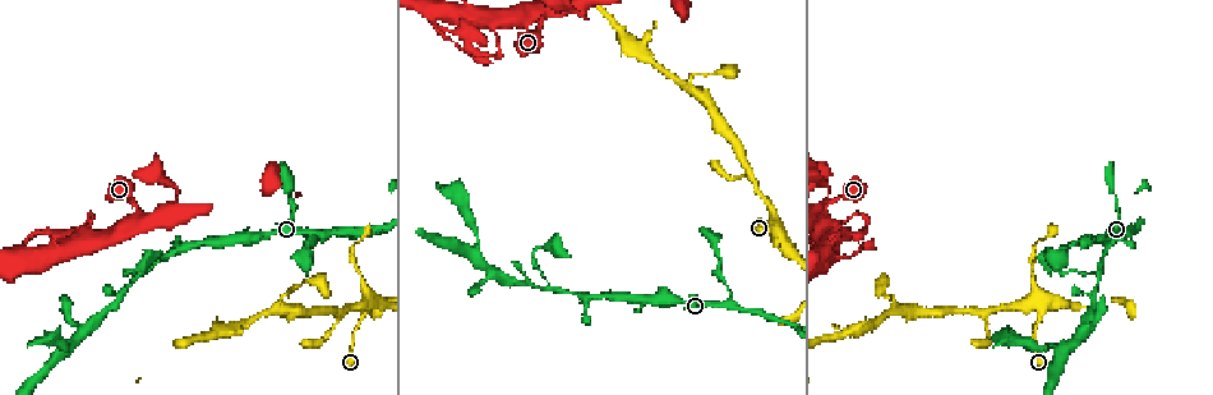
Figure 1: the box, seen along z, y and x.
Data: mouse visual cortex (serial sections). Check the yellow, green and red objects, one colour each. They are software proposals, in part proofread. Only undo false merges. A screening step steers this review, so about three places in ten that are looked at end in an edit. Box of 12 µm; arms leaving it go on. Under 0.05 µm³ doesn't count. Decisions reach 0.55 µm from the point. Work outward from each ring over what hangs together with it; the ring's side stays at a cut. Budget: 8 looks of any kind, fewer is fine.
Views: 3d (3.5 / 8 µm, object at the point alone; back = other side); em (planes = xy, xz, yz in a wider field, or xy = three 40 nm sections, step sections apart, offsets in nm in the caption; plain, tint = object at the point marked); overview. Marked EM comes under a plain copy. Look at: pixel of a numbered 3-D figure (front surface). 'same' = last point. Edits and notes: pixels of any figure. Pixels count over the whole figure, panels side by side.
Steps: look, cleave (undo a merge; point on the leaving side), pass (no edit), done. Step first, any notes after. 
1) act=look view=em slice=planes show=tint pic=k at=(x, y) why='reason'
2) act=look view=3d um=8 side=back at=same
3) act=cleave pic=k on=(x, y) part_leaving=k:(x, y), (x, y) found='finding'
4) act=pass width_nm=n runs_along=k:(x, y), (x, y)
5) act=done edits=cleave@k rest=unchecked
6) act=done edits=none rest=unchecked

act=look view=3d um=3.5 side=back pic=1 at=(320, 234) why='thin neck'

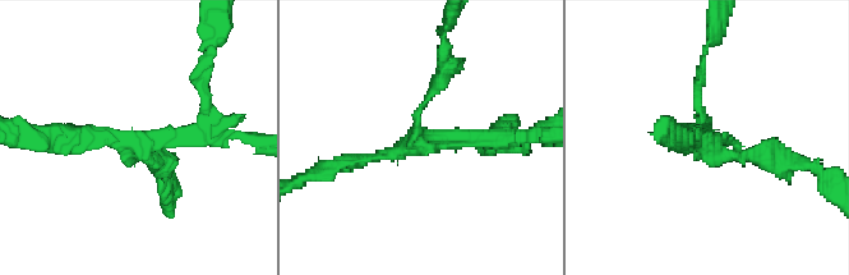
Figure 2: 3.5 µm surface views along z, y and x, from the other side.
act=look view=em slice=xy step=5 show=tint pic=2 at=(135, 139) arms=3 arm_widths_nm=150,150,200 why='shape alone is not enough'

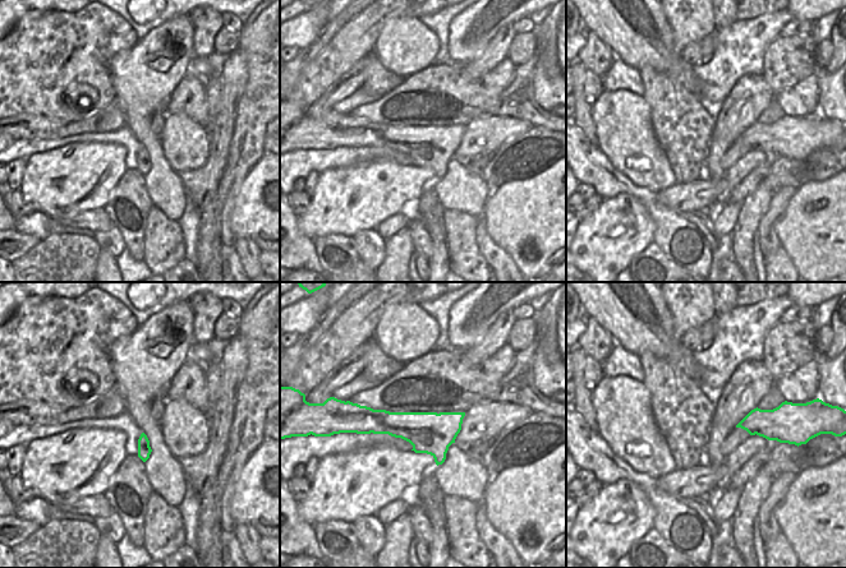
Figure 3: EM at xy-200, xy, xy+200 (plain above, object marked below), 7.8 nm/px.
act=pass runs_along=2:(504, 145), (418, 138), (418, 111), (446, 73) found='one cell here'

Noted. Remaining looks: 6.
act=look view=3d um=3.5 pic=1 at=(1043, 308) why='arms part here'

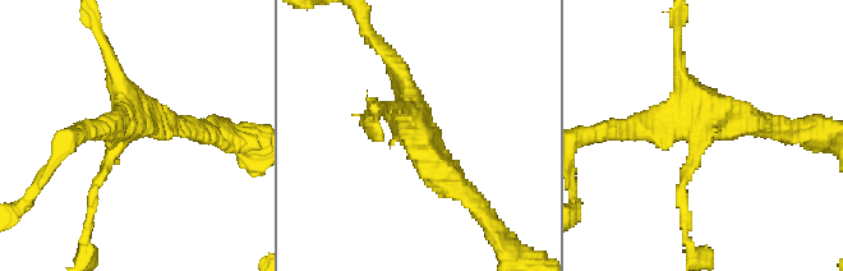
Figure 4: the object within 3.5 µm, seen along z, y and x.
act=look view=em slice=xy step=5 show=tint pic=4 at=(700, 137) why='shape alone is not enough'

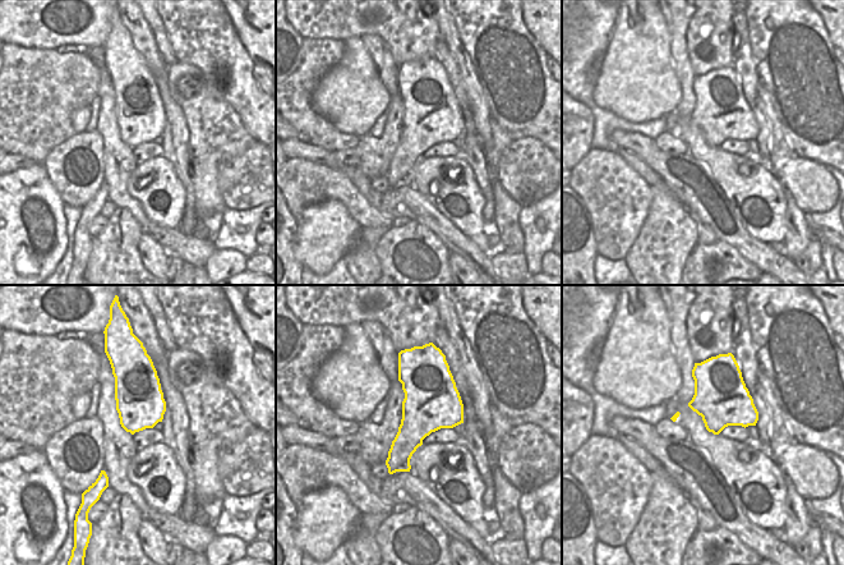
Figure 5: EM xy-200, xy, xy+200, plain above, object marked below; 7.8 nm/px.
act=pass runs_along=4:(683, 205), (700, 134), (629, 131) found='all the same cell'

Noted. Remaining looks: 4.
act=look view=3d um=3.5 pic=1 at=(177, 197) why='a narrow waist'

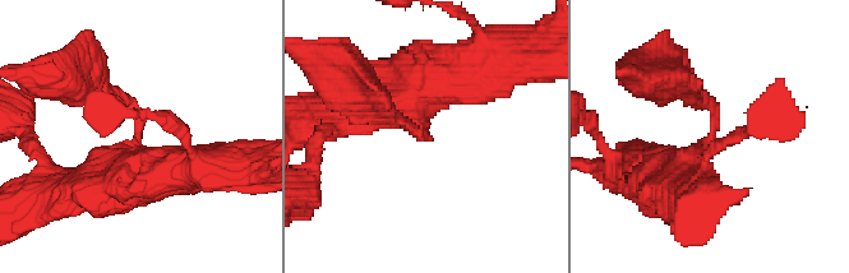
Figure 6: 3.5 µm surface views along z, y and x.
act=look view=em slice=xy step=5 show=tint pic=6 at=(425, 132) why='shape alone is not enough'

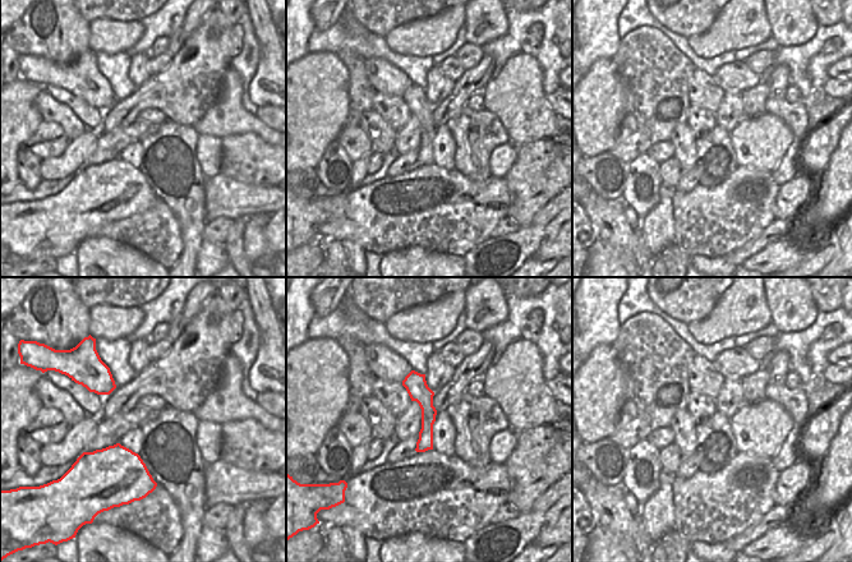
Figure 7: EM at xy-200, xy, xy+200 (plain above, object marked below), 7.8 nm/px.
act=pass runs_along=7:(413, 374), (427, 406), (422, 448) found='continuous, no second cell'

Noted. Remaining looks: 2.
act=done edits=none rest=unchecked

